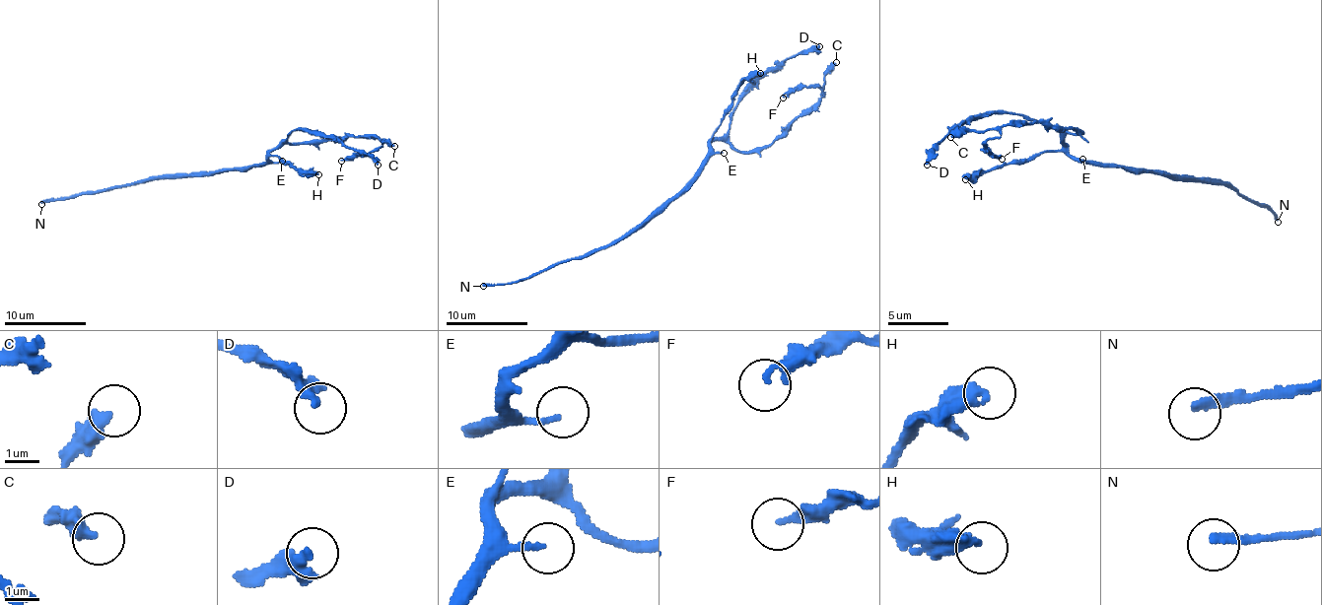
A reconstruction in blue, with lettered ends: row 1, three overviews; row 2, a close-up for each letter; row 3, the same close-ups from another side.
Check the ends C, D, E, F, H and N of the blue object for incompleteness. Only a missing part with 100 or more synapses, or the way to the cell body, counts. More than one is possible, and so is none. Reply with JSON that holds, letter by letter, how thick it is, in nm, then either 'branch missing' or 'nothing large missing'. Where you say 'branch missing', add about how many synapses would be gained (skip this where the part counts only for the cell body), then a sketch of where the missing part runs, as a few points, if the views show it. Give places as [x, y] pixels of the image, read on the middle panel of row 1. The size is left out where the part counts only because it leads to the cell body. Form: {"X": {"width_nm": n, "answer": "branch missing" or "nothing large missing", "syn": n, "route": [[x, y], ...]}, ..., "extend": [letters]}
{"C": {"width_nm": 420, "answer": "nothing large missing"}, "D": {"width_nm": 360, "answer": "nothing large missing"}, "E": {"width_nm": 150, "answer": "nothing large missing"}, "F": {"width_nm": 200, "answer": "nothing large missing"}, "H": {"width_nm": 400, "answer": "nothing large missing"}, "N": {"width_nm": 240, "answer": "branch missing", "syn": 110}, "extend": ["N"]}

